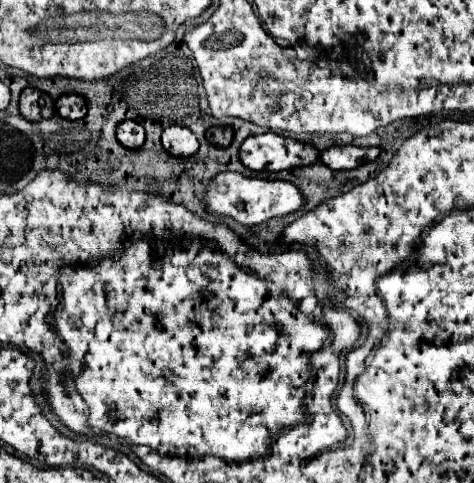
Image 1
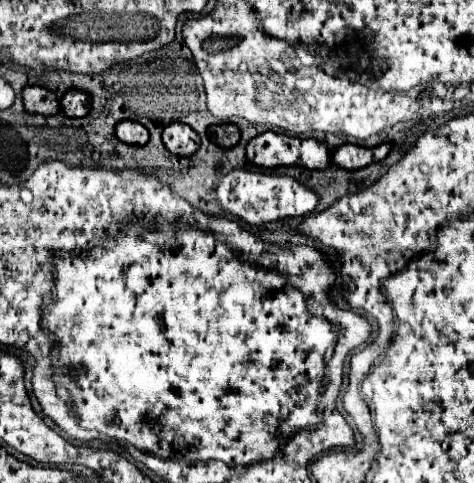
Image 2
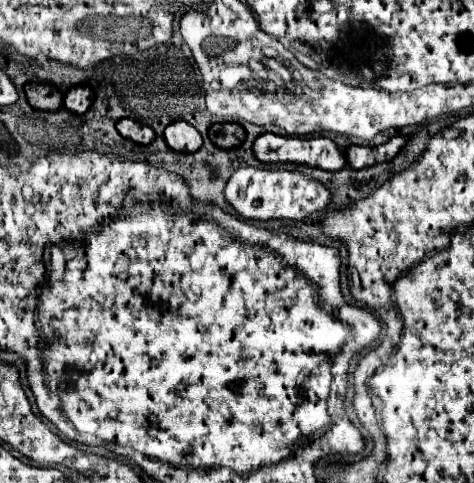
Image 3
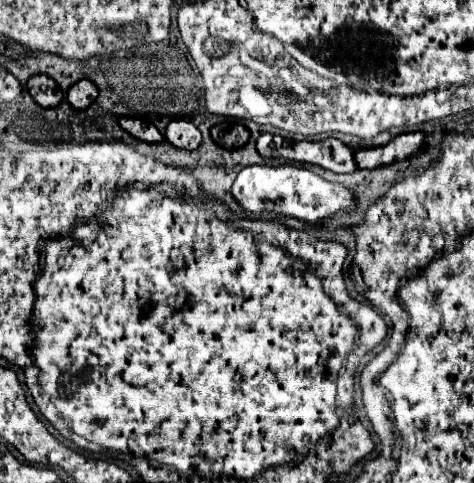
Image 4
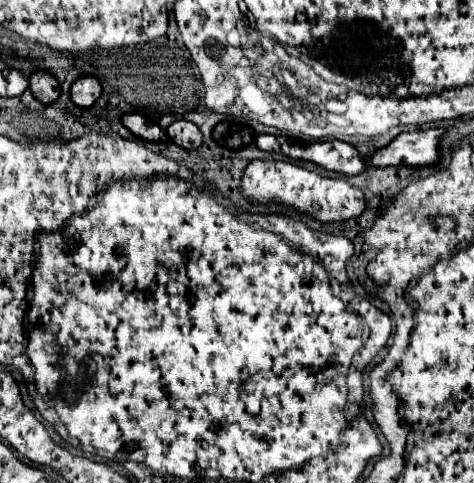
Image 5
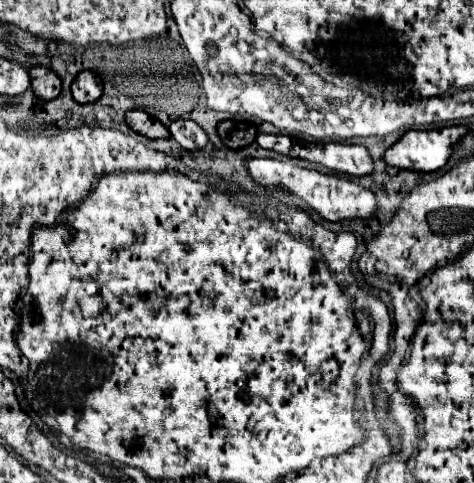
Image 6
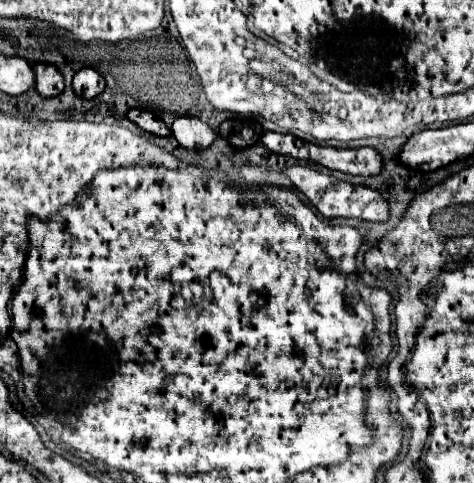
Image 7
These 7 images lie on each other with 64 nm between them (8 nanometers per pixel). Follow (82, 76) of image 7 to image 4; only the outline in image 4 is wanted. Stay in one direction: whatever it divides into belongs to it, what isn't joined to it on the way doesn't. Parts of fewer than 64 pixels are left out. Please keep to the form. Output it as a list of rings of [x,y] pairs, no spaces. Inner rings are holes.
[[[78,80],[66,94],[70,106],[78,110],[86,110],[98,98],[98,86],[92,80]]]

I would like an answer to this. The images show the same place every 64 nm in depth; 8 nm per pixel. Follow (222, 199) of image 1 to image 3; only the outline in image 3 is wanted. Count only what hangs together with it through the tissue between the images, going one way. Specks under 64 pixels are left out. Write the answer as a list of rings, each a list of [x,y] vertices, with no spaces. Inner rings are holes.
[[[244,166],[238,168],[226,184],[226,200],[250,220],[270,220],[270,218],[292,218],[292,220],[306,220],[312,214],[324,210],[330,200],[332,192],[318,180],[290,170],[268,170],[268,168],[254,168]]]

